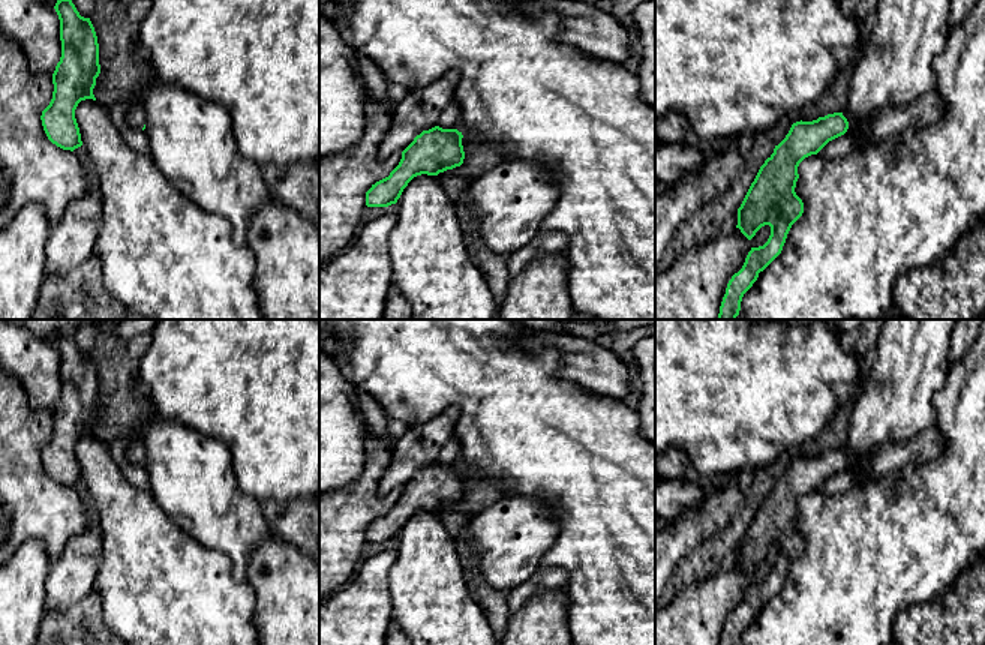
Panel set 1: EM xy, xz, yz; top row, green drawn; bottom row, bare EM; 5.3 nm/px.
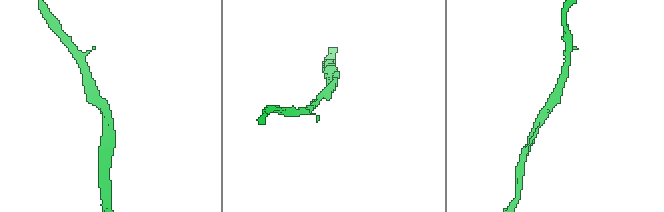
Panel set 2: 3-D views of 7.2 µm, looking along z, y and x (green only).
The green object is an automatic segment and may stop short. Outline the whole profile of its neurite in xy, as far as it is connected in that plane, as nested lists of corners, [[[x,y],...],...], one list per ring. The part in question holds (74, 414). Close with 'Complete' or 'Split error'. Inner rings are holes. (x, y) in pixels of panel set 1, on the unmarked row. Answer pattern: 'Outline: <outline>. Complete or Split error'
Outline: [[[70,334],[57,336],[54,345],[60,356],[61,393],[52,410],[52,435],[40,456],[52,480],[73,488],[82,482],[75,446],[81,436],[96,436],[99,380],[90,354],[81,352]]]. Complete

